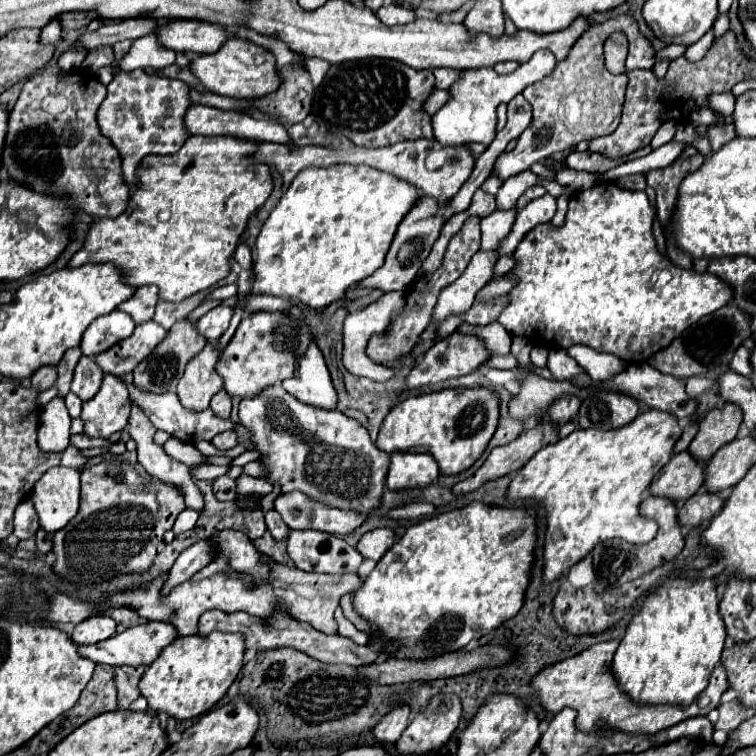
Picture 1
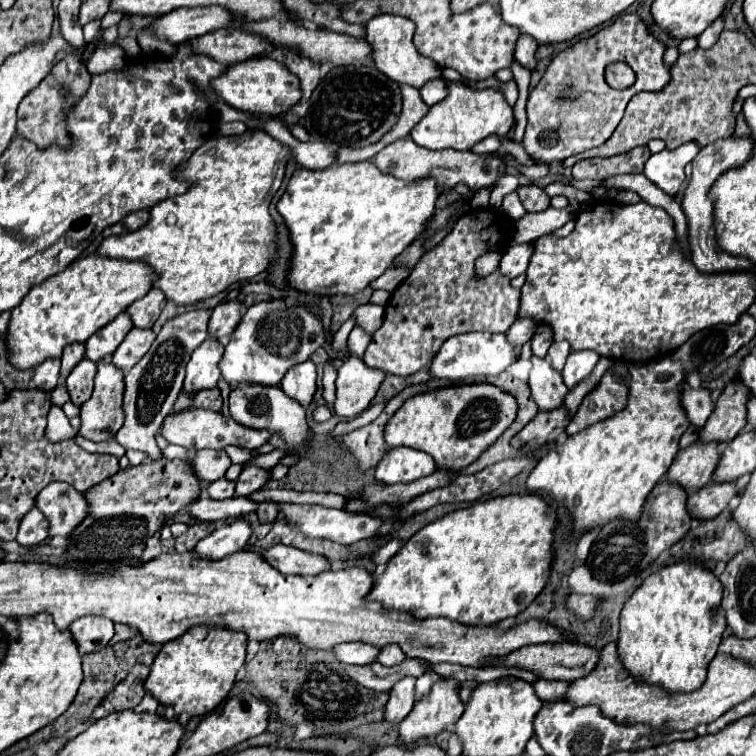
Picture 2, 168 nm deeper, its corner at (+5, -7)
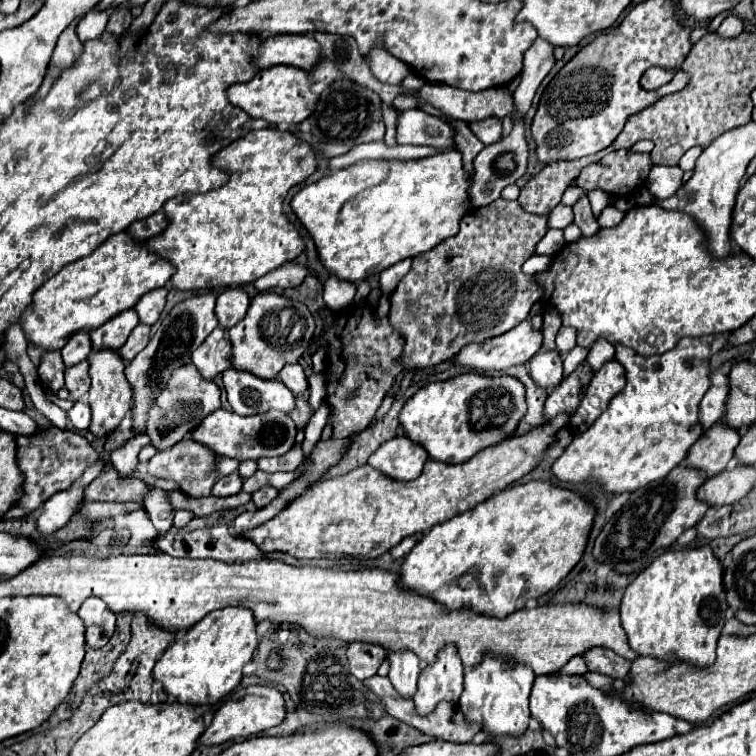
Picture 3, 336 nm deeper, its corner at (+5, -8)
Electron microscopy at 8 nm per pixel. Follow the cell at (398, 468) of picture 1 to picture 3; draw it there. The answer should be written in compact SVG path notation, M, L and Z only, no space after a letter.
M393 437L385 441L371 457L369 465L375 469L381 469L385 475L399 479L399 481L411 481L419 477L425 461L429 459L427 451L413 443L409 437Z

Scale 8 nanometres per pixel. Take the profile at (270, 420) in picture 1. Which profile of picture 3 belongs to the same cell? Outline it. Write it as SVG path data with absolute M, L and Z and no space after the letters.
M229 367L223 371L223 383L227 401L239 415L265 413L267 409L291 413L295 409L295 397L281 379L261 379L249 371Z

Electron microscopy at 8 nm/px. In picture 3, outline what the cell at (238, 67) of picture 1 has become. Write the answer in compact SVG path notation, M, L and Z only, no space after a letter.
M289 65L261 69L249 83L231 85L231 89L227 89L227 95L229 95L229 101L235 107L241 107L249 117L265 119L271 125L279 125L283 121L301 123L313 113L319 101L319 97L311 91L309 73L297 67L289 67Z

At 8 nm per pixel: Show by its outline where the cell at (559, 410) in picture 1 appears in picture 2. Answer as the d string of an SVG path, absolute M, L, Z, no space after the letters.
M531 358L533 362L533 370L529 374L529 388L531 388L531 396L537 402L541 412L549 412L555 410L563 404L565 396L567 396L567 386L563 384L563 376L557 374L545 358Z

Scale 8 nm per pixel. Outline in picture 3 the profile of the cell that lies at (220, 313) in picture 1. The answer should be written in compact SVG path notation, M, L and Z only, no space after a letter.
M225 289L223 293L217 295L217 319L219 325L223 325L225 329L231 329L233 325L237 325L243 315L247 313L249 307L249 295L243 289Z

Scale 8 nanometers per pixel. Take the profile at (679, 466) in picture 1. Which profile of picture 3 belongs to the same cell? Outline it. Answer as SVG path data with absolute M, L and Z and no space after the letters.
M717 421L699 437L699 441L695 441L691 453L687 453L685 463L691 467L699 467L709 477L713 477L721 473L733 459L739 439L741 437L733 427L729 427L725 421Z

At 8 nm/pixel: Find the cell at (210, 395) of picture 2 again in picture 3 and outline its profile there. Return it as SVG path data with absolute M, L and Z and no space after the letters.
M187 363L179 369L175 369L175 373L171 375L171 379L165 383L165 387L161 389L161 393L155 399L155 405L149 409L149 419L145 425L145 433L151 439L151 443L163 451L169 449L171 445L179 443L185 435L187 435L187 423L191 425L191 429L195 429L209 413L217 411L221 407L221 391L219 387L205 379L193 363Z

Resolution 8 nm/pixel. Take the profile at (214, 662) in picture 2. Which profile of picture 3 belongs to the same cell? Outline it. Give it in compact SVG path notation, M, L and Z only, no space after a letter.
M217 609L175 637L175 641L157 661L153 677L161 681L163 689L179 703L215 705L241 683L243 665L253 659L257 643L257 623L251 609Z

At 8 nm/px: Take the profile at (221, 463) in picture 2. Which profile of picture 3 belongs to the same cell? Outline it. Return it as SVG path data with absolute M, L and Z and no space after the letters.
M219 457L219 459L217 459L217 471L219 471L221 475L233 473L233 471L237 471L237 467L239 467L239 461L231 461L231 459L227 459L227 457Z

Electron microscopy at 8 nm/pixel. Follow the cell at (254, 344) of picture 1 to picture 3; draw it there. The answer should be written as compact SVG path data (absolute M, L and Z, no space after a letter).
M273 291L259 293L247 315L229 329L229 339L233 345L233 367L241 371L251 371L261 379L275 379L287 363L295 363L315 337L315 321L305 307L305 303L281 297Z

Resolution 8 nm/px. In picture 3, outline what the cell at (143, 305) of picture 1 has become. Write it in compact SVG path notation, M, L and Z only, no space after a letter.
M161 287L161 289L149 291L147 295L143 295L143 297L139 299L139 303L135 305L135 311L139 313L141 323L153 325L153 323L159 319L161 311L163 311L163 307L165 307L165 297L167 297L167 289Z

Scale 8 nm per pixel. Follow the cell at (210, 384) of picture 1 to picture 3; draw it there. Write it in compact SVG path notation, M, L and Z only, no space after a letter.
M217 327L193 351L193 363L207 379L213 379L217 373L225 371L231 365L231 341L227 339L227 329Z

